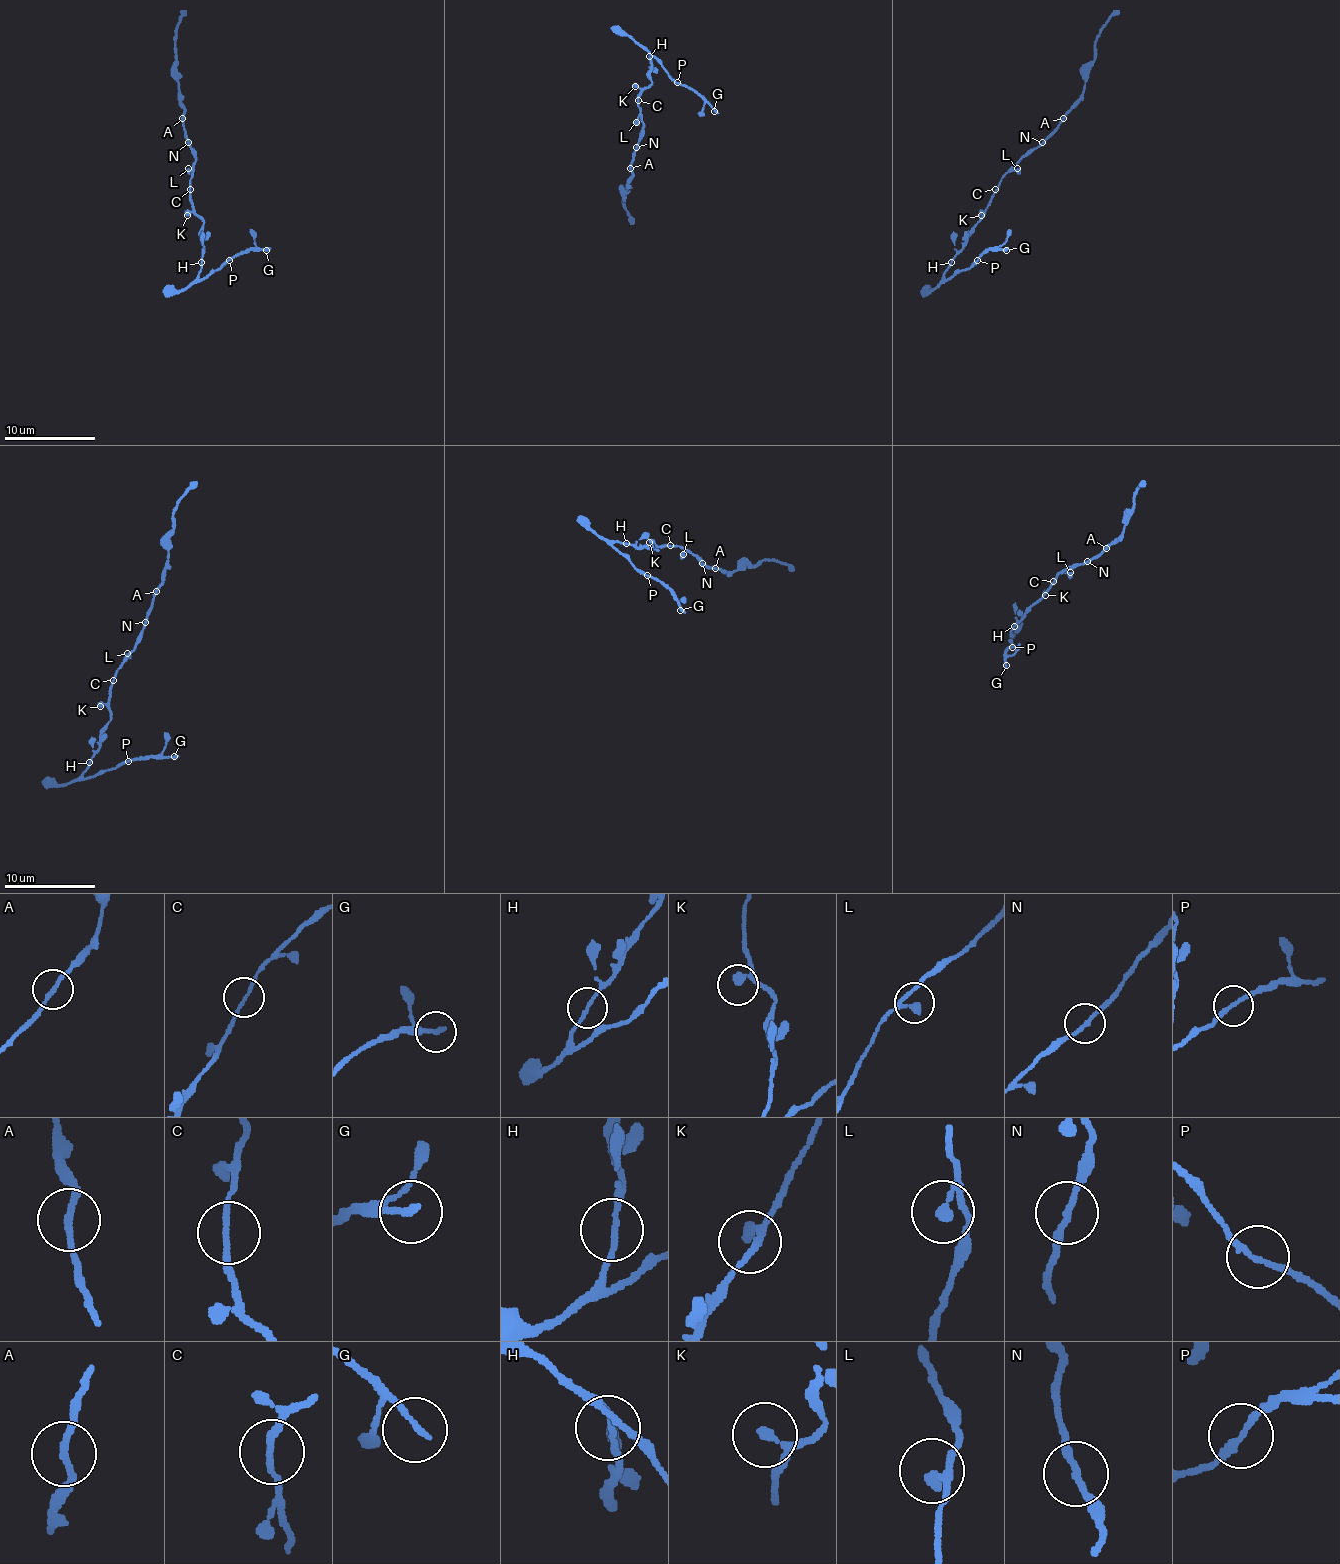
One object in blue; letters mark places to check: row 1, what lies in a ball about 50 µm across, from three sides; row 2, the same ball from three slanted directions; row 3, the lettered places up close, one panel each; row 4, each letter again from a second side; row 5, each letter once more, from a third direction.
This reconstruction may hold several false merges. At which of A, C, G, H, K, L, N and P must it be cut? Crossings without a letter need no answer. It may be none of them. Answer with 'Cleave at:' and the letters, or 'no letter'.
Cleave at: A

